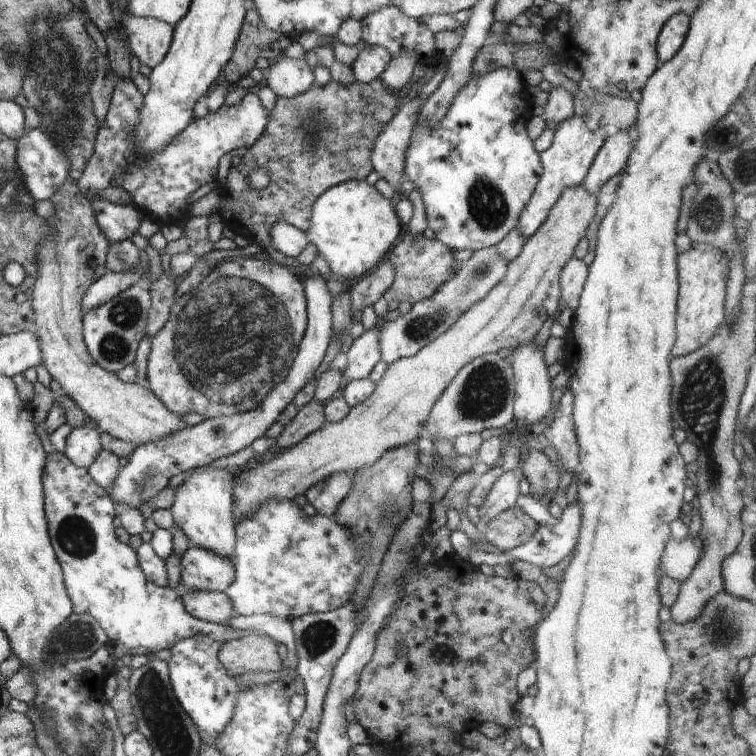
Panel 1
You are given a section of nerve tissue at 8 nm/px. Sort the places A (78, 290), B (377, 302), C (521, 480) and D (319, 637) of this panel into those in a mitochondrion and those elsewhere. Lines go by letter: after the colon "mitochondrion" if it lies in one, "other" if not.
A: other
B: other
C: other
D: mitochondrion

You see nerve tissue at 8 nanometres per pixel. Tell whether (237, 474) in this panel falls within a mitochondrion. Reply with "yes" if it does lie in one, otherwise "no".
no

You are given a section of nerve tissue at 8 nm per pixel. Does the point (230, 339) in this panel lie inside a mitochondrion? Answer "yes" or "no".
yes

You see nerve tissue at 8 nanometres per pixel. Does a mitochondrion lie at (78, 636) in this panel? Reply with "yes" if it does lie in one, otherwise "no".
yes

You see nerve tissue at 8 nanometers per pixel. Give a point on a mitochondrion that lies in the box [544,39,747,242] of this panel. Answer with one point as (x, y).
(708, 214)

